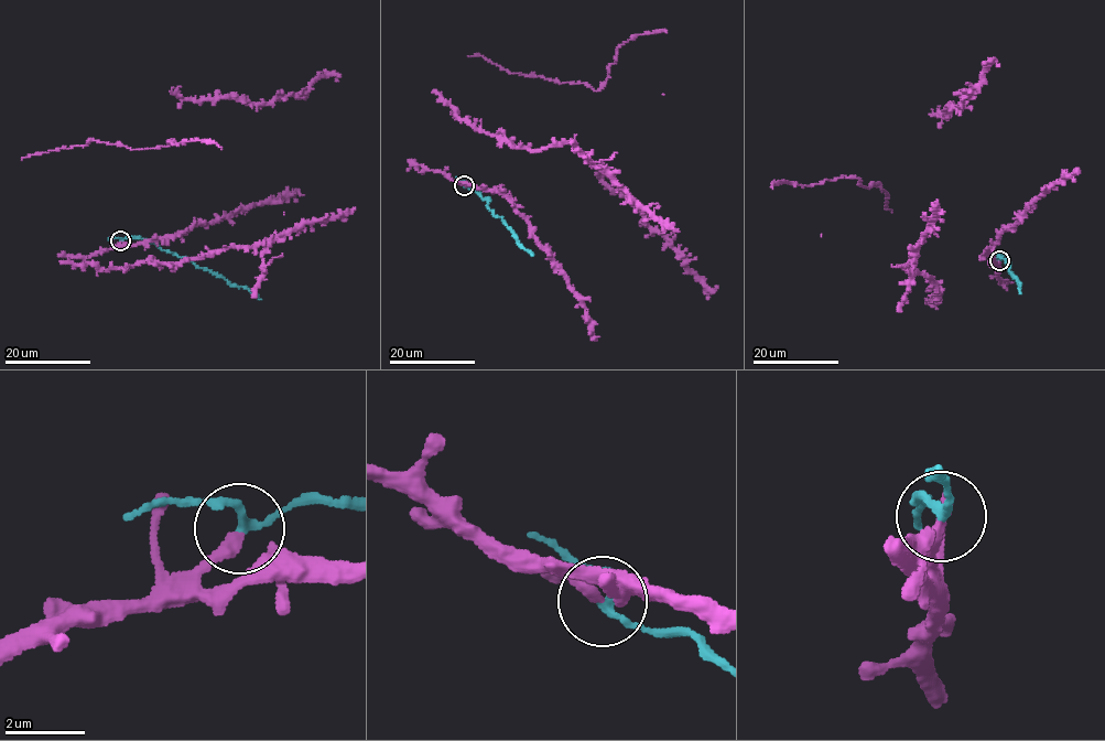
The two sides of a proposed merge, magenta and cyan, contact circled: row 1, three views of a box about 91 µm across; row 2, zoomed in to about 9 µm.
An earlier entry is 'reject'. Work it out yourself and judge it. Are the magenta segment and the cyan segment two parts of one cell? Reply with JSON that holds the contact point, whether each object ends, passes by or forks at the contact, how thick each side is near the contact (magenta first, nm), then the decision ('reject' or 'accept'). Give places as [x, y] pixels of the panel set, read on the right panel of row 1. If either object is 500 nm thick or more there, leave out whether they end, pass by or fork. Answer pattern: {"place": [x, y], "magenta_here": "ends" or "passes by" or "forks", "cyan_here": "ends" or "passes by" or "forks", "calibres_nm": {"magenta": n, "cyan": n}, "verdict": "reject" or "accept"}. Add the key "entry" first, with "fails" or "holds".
{"entry": "holds", "place": [999, 260], "magenta_here": "ends", "cyan_here": "passes by", "calibres_nm": {"magenta": 320, "cyan": 190}, "verdict": "reject"}

